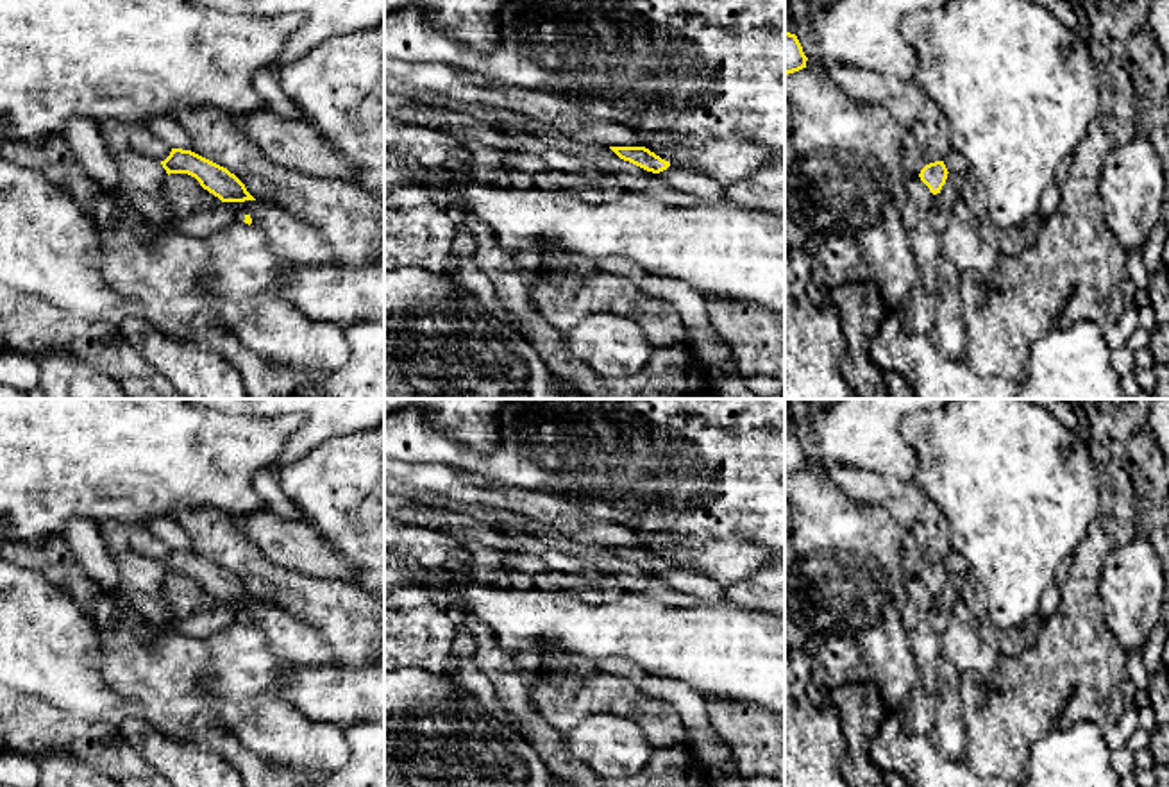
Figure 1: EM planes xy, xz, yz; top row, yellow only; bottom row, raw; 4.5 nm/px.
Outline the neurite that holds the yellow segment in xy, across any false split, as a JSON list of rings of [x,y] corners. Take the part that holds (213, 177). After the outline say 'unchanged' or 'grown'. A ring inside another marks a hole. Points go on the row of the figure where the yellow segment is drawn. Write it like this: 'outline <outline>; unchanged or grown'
outline [[[172,148],[161,165],[168,175],[188,173],[195,177],[204,190],[222,202],[256,200],[234,173],[191,150]]]; unchanged

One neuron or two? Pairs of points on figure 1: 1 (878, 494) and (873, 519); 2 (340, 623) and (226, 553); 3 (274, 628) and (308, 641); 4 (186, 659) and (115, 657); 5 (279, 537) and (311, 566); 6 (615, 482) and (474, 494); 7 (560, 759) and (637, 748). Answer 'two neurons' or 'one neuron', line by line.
1: two neurons
2: one neuron
3: one neuron
4: one neuron
5: one neuron
6: two neurons
7: two neurons

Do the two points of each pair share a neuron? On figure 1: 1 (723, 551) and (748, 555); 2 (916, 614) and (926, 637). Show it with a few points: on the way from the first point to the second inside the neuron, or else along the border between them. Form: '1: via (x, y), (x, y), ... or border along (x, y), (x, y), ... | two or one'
1: via (728, 555), (742, 555) | one
2: border along (925, 619), (908, 632) | two

